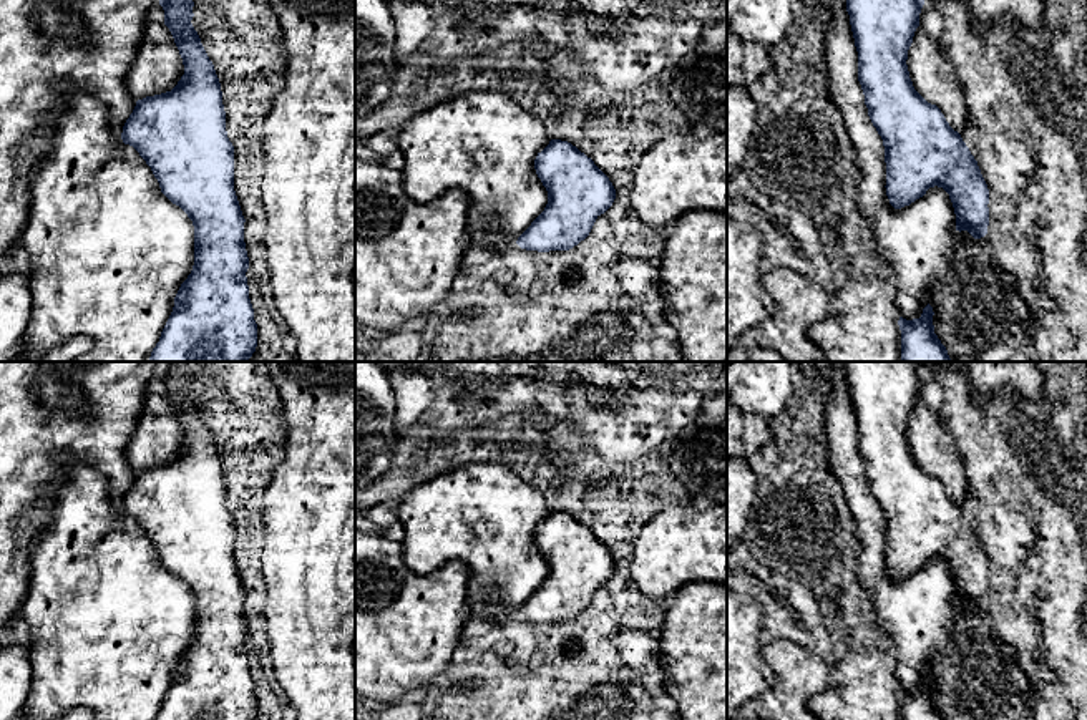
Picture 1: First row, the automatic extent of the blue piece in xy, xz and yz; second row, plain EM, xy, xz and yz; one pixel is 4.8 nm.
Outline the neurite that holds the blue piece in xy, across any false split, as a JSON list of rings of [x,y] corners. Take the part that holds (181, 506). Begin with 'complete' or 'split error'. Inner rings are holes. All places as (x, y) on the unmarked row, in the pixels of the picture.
complete; [[[164,362],[159,377],[183,430],[184,446],[171,463],[136,473],[121,511],[146,533],[161,564],[193,592],[194,637],[174,669],[154,720],[256,720],[257,695],[246,649],[246,591],[234,562],[234,518],[226,503],[221,455],[191,395],[193,362]]]

